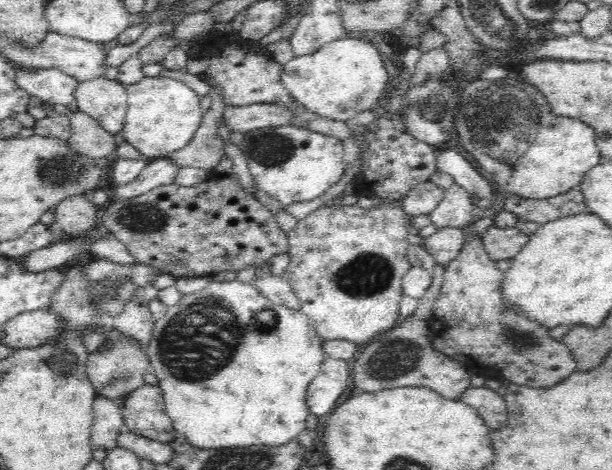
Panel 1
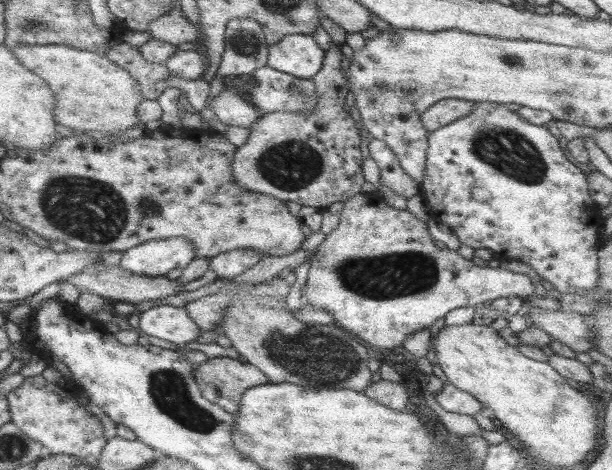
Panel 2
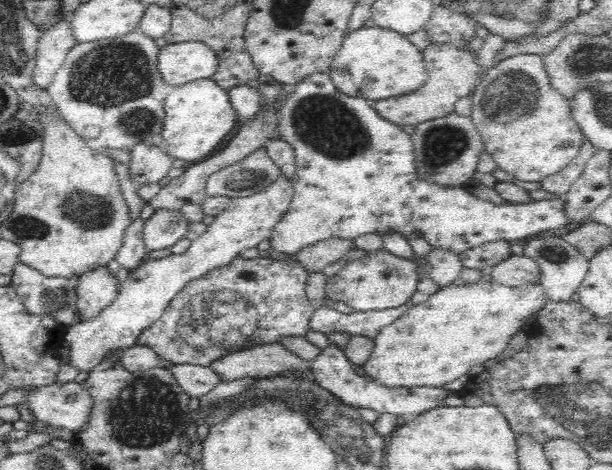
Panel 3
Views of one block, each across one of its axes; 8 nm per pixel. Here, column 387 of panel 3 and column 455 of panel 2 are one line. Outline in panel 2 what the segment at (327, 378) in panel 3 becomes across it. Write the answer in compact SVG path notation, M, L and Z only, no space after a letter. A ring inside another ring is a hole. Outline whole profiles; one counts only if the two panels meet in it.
M447 382L433 391L436 395L434 398L446 412L456 414L467 414L467 416L475 417L476 413L486 414L482 404L473 398L472 394L459 390L452 383Z

